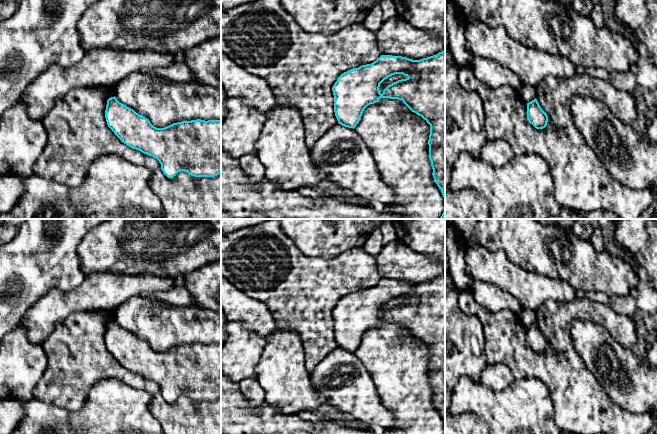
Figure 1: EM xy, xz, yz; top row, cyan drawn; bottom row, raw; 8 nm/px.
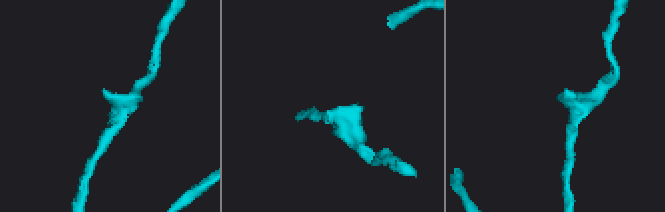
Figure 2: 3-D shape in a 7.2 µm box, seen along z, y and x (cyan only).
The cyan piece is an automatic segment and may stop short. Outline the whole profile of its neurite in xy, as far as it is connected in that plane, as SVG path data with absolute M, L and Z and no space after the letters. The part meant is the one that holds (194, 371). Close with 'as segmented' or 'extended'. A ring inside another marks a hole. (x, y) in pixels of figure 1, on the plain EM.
M115 320L107 324L105 342L108 351L121 366L156 382L161 388L161 394L168 402L173 402L180 395L194 401L215 401L221 398L221 344L197 343L173 347L164 352L156 352L147 342L120 327Z | as segmented

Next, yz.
M536 322L527 327L527 343L536 353L543 353L547 349L548 340L542 334Z | as segmented

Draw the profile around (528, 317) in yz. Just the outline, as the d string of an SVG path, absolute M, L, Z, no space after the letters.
M522 308L518 317L525 327L529 327L537 320L537 312L532 309Z

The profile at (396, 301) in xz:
M395 298L395 299L392 299L390 301L388 301L387 303L385 303L381 308L380 308L380 311L379 311L379 315L380 317L382 318L383 317L383 314L390 308L398 305L398 304L401 304L401 303L406 303L408 302L407 300L404 300L403 298Z

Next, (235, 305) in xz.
M221 275L221 312L227 322L239 321L260 336L277 329L266 304L247 296Z

